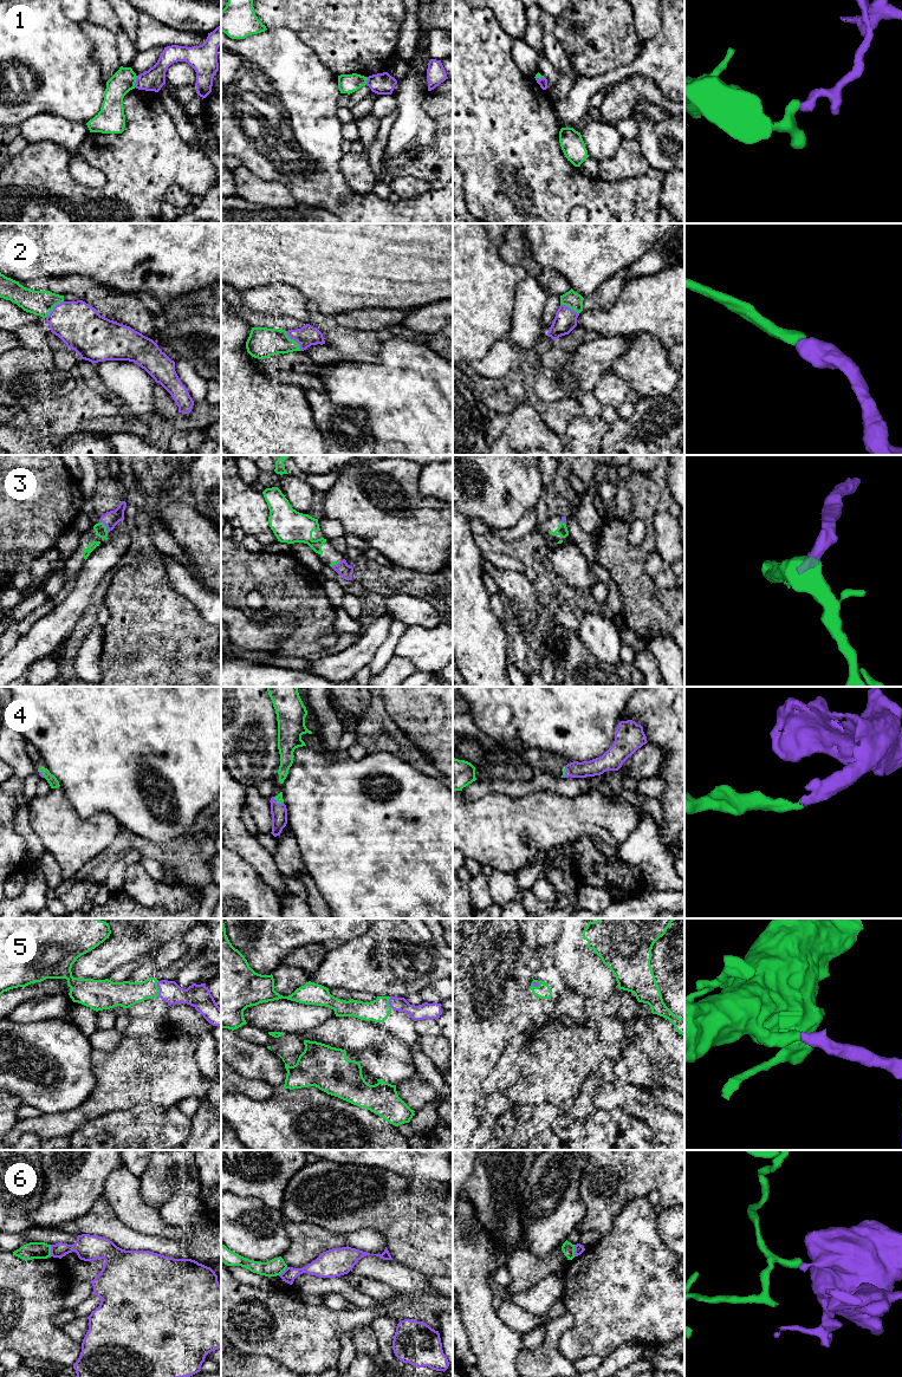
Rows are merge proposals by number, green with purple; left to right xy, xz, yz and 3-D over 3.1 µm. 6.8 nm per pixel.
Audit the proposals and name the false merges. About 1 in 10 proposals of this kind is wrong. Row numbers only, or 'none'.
1, 6

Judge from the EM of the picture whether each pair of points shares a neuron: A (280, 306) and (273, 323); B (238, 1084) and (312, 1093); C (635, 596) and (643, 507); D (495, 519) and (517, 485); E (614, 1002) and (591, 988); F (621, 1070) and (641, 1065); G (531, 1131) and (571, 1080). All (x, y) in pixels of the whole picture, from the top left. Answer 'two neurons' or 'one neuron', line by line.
A: two neurons
B: two neurons
C: one neuron
D: one neuron
E: two neurons
F: one neuron
G: two neurons

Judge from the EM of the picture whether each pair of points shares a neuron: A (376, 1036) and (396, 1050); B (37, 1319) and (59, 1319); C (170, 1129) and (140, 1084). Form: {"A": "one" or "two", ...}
{"A": "two", "B": "two", "C": "two"}

